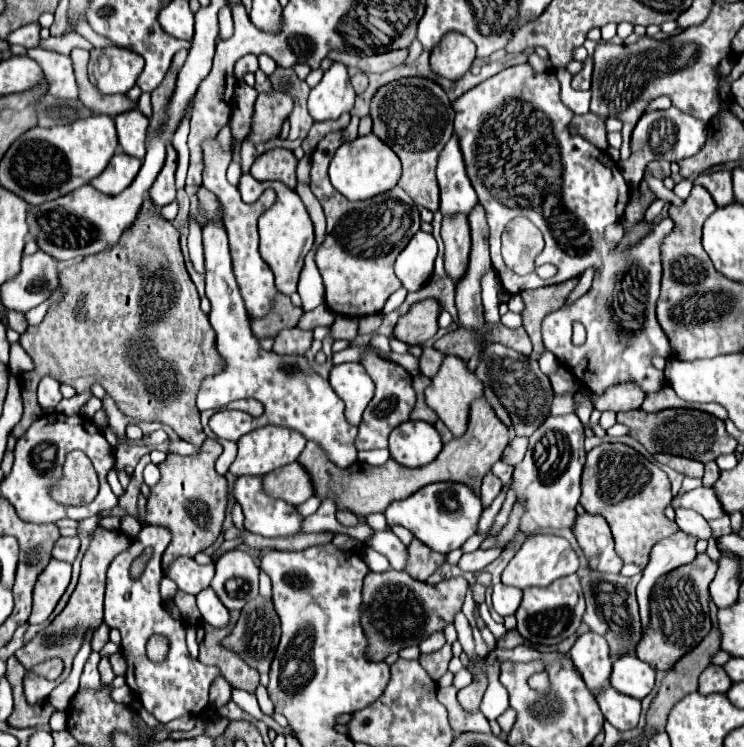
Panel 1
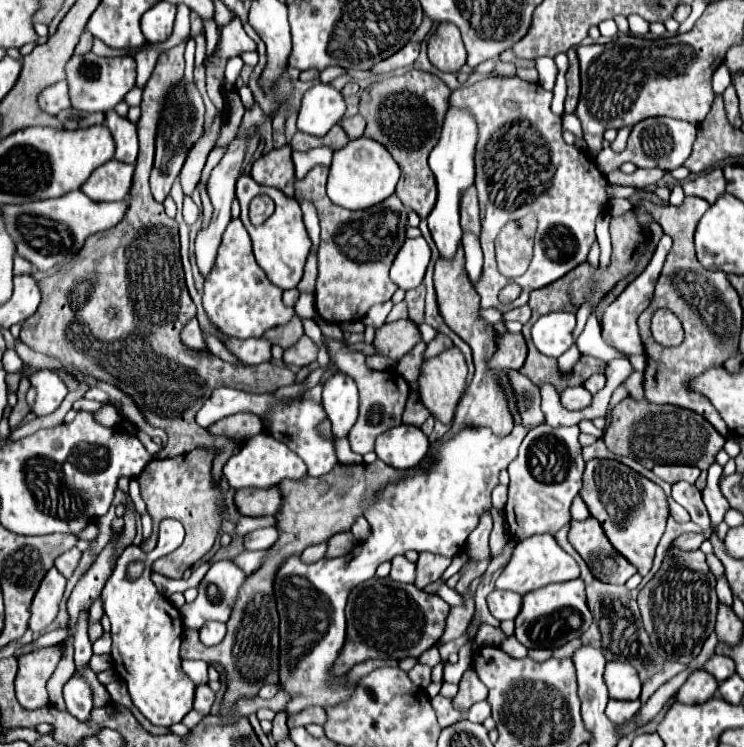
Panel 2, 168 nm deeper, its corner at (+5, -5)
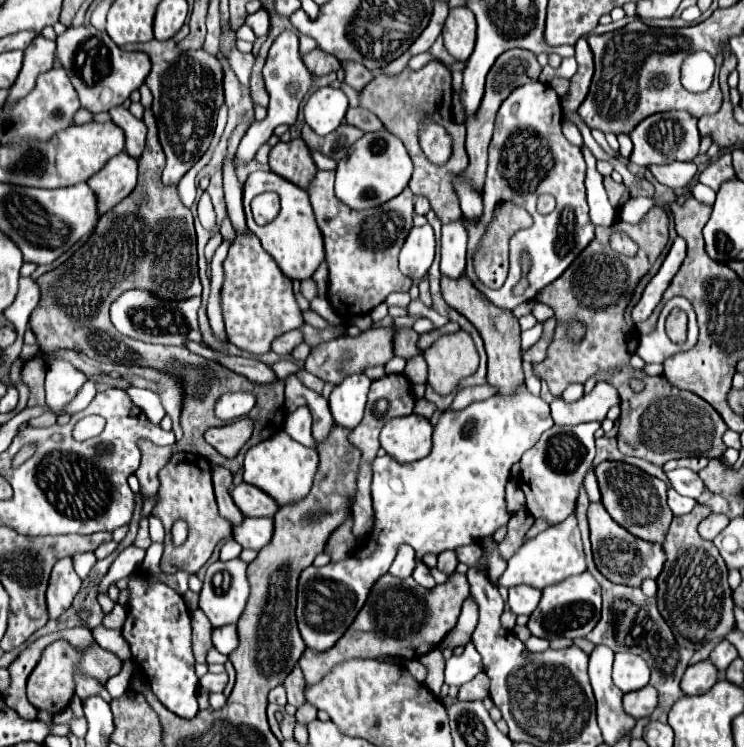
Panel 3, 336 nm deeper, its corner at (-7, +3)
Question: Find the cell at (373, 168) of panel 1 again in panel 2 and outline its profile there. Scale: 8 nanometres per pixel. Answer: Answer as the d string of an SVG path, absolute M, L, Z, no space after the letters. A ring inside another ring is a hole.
M360 137L350 141L344 149L334 151L328 175L328 197L334 205L350 211L368 209L390 197L396 189L398 179L400 179L400 167L386 151L386 147L374 139Z

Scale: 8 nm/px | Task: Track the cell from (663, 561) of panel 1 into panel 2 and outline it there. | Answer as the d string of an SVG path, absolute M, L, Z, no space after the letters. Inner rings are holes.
M684 533L684 535L680 535L680 537L674 539L672 547L684 549L684 551L694 551L694 549L698 549L704 541L706 541L704 533Z

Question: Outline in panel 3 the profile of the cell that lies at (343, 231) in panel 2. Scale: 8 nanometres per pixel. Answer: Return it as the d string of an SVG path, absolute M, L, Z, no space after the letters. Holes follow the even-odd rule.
M318 171L308 187L308 195L318 227L324 235L330 267L326 297L338 315L370 313L390 293L410 289L412 279L402 275L398 269L398 253L414 219L414 193L408 187L378 207L354 211L334 197L334 171Z

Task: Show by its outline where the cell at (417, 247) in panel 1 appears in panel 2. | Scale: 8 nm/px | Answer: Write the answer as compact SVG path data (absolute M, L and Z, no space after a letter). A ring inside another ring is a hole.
M424 237L406 239L392 263L390 279L404 291L418 287L424 279L428 261L430 261L430 247L424 241Z

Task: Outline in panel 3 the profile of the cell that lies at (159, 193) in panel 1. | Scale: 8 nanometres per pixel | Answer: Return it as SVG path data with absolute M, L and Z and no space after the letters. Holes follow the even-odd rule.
M184 25L168 41L152 39L148 43L132 43L122 46L126 51L144 51L152 61L152 71L146 77L146 85L154 95L154 117L160 129L160 143L166 153L166 167L162 173L164 185L178 185L178 181L188 173L208 151L216 115L224 101L222 91L222 67L214 55L208 55L204 49L198 51L180 51L176 43L188 35L188 25Z

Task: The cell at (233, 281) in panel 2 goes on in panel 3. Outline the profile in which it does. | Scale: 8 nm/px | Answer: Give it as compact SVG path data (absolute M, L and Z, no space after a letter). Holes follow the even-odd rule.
M252 231L236 235L228 257L224 259L224 283L220 301L228 341L254 355L270 351L270 343L278 335L298 329L304 323L302 311L292 293L292 279L288 279L272 261L272 257L268 257Z

